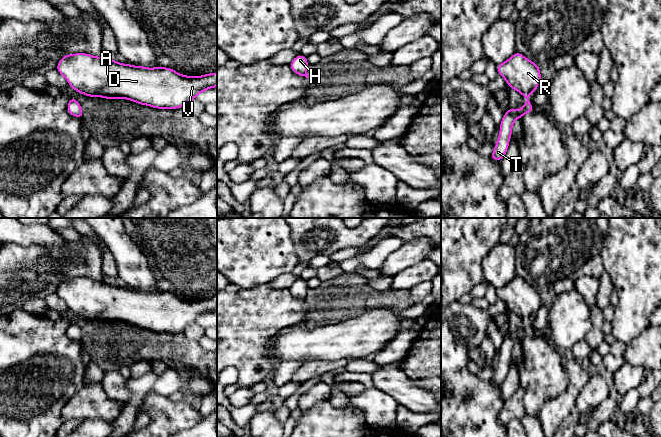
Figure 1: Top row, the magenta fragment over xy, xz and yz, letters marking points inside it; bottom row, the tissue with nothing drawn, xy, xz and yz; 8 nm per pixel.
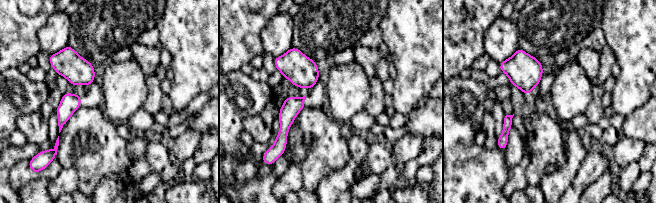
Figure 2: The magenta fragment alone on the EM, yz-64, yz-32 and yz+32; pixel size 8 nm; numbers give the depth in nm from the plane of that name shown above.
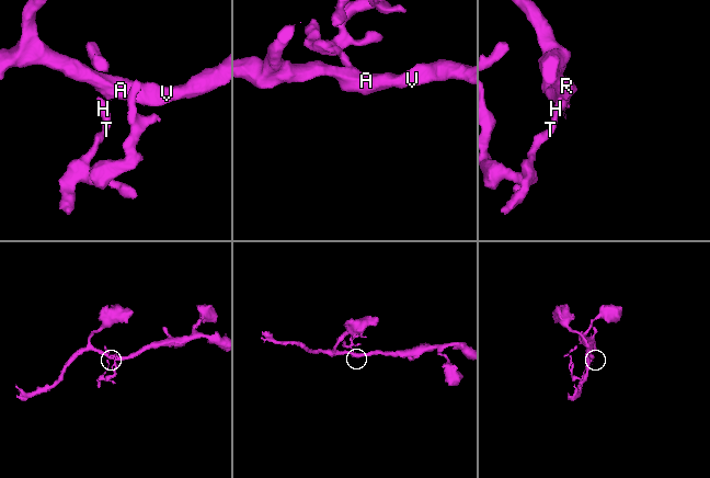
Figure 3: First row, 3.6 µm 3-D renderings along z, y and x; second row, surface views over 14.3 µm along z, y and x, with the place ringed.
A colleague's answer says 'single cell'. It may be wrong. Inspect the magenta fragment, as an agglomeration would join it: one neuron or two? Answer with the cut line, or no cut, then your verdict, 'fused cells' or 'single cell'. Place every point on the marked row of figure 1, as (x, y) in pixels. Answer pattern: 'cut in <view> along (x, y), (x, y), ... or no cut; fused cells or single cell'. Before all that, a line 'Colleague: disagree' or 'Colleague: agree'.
Colleague: disagree
cut in yz along (521, 110), (519, 117); fused cells

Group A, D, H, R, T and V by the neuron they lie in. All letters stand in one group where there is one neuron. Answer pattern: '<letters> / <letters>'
A D R V / H T

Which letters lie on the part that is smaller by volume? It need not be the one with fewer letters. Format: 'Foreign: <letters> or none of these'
Foreign: H, T

